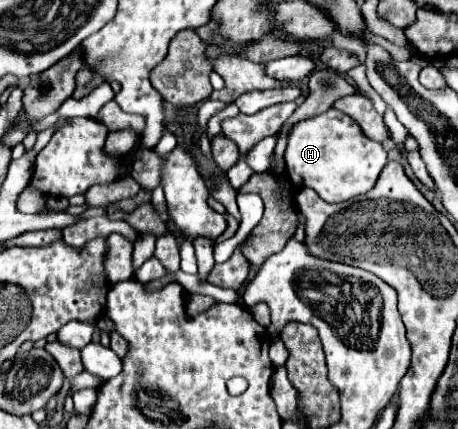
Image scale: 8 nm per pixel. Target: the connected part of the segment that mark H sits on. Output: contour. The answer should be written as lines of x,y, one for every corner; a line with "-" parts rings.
329,108
311,120
299,122
291,134
285,150
287,174
295,186
313,188
325,202
337,204
371,190
387,164
387,152
379,142
363,136
361,128
339,110

